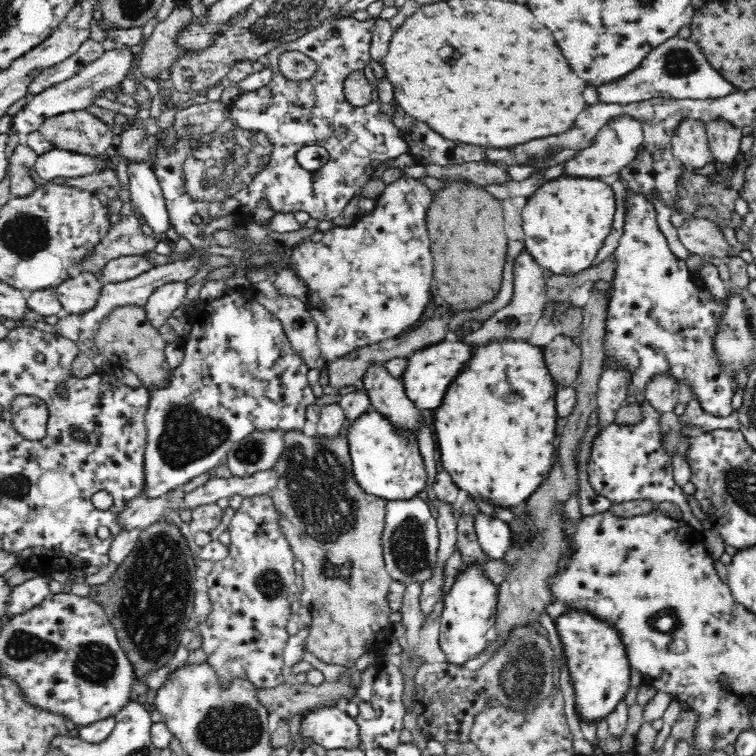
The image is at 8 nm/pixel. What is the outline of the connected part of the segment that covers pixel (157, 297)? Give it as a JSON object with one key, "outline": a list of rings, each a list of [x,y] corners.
{"outline":[[[186,281],[166,284],[156,288],[143,307],[146,319],[154,328],[166,326],[168,318],[173,318],[172,313],[185,304],[185,294],[188,290]]]}

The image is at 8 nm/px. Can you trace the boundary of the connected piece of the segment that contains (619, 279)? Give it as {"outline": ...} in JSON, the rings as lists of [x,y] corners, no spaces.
{"outline":[[[629,190],[626,197],[626,219],[620,245],[616,248],[616,274],[614,288],[609,293],[605,335],[603,338],[603,363],[605,368],[629,375],[627,392],[644,394],[649,382],[657,376],[669,376],[677,384],[686,384],[696,396],[698,404],[706,414],[725,417],[735,409],[732,398],[740,390],[738,377],[733,368],[722,364],[717,351],[718,332],[727,310],[727,298],[720,299],[710,292],[703,282],[702,271],[691,271],[684,260],[680,260],[668,246],[668,240],[657,225],[654,206],[644,197]]]}

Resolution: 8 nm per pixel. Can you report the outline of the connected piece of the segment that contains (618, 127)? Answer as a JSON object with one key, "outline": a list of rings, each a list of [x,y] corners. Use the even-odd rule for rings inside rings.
{"outline":[[[620,115],[612,117],[599,128],[590,148],[576,151],[575,155],[562,166],[562,176],[582,179],[606,179],[614,174],[620,174],[624,166],[628,165],[638,152],[643,141],[642,121],[634,115]]]}

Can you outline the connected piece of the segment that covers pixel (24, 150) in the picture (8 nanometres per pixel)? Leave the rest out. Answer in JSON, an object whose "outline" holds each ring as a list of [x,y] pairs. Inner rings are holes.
{"outline":[[[22,141],[17,145],[9,160],[10,167],[10,197],[30,197],[40,186],[40,181],[30,177],[30,168],[35,166],[37,154]]]}

